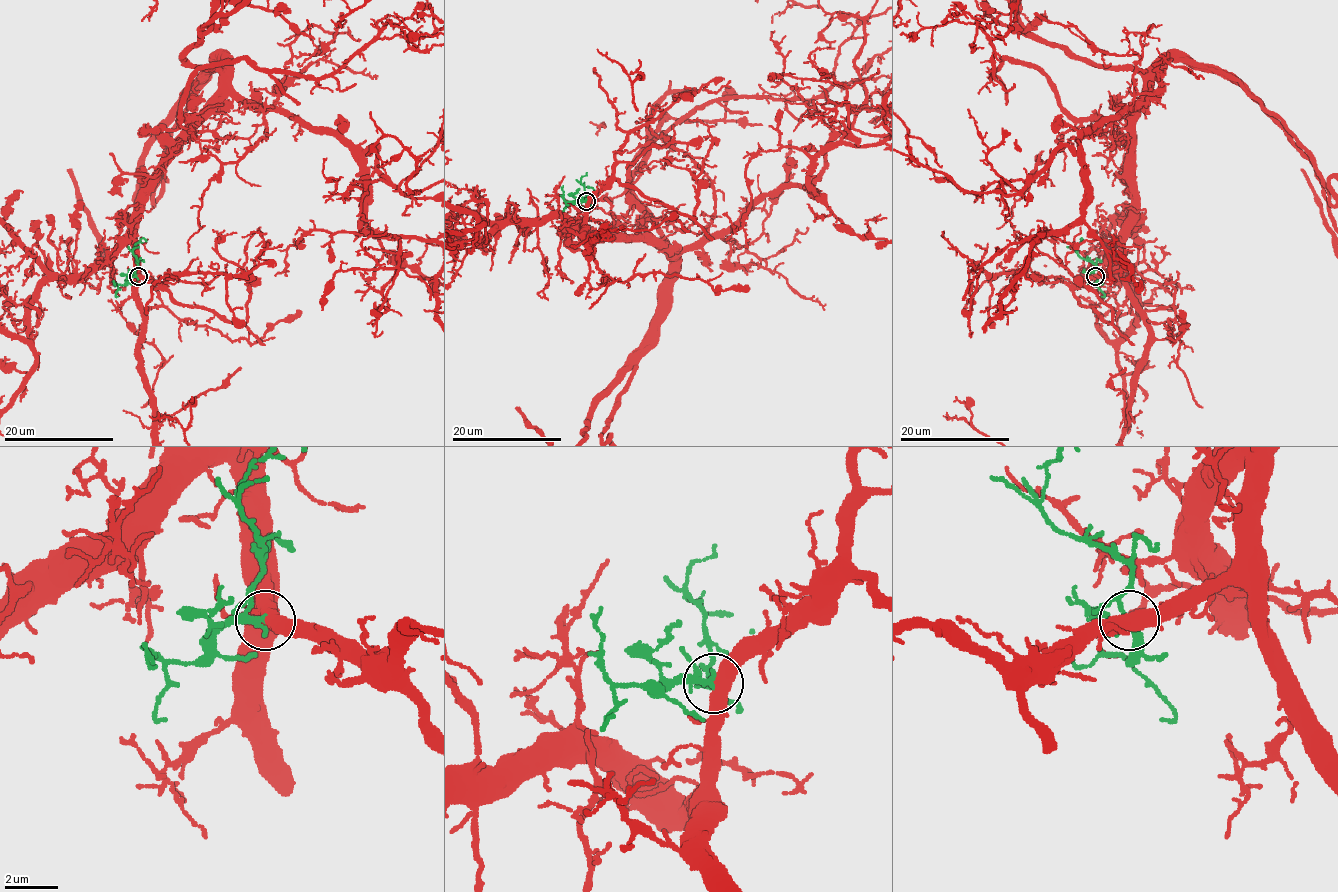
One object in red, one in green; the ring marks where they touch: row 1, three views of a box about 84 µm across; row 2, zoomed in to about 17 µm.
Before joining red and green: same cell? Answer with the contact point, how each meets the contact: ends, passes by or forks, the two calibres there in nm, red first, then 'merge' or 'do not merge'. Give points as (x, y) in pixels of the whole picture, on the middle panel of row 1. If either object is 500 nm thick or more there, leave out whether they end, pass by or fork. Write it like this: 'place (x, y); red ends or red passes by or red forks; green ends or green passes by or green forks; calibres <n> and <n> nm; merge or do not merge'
place (586, 201); red passes by; green passes by; calibres 480 and 200 nm; merge

